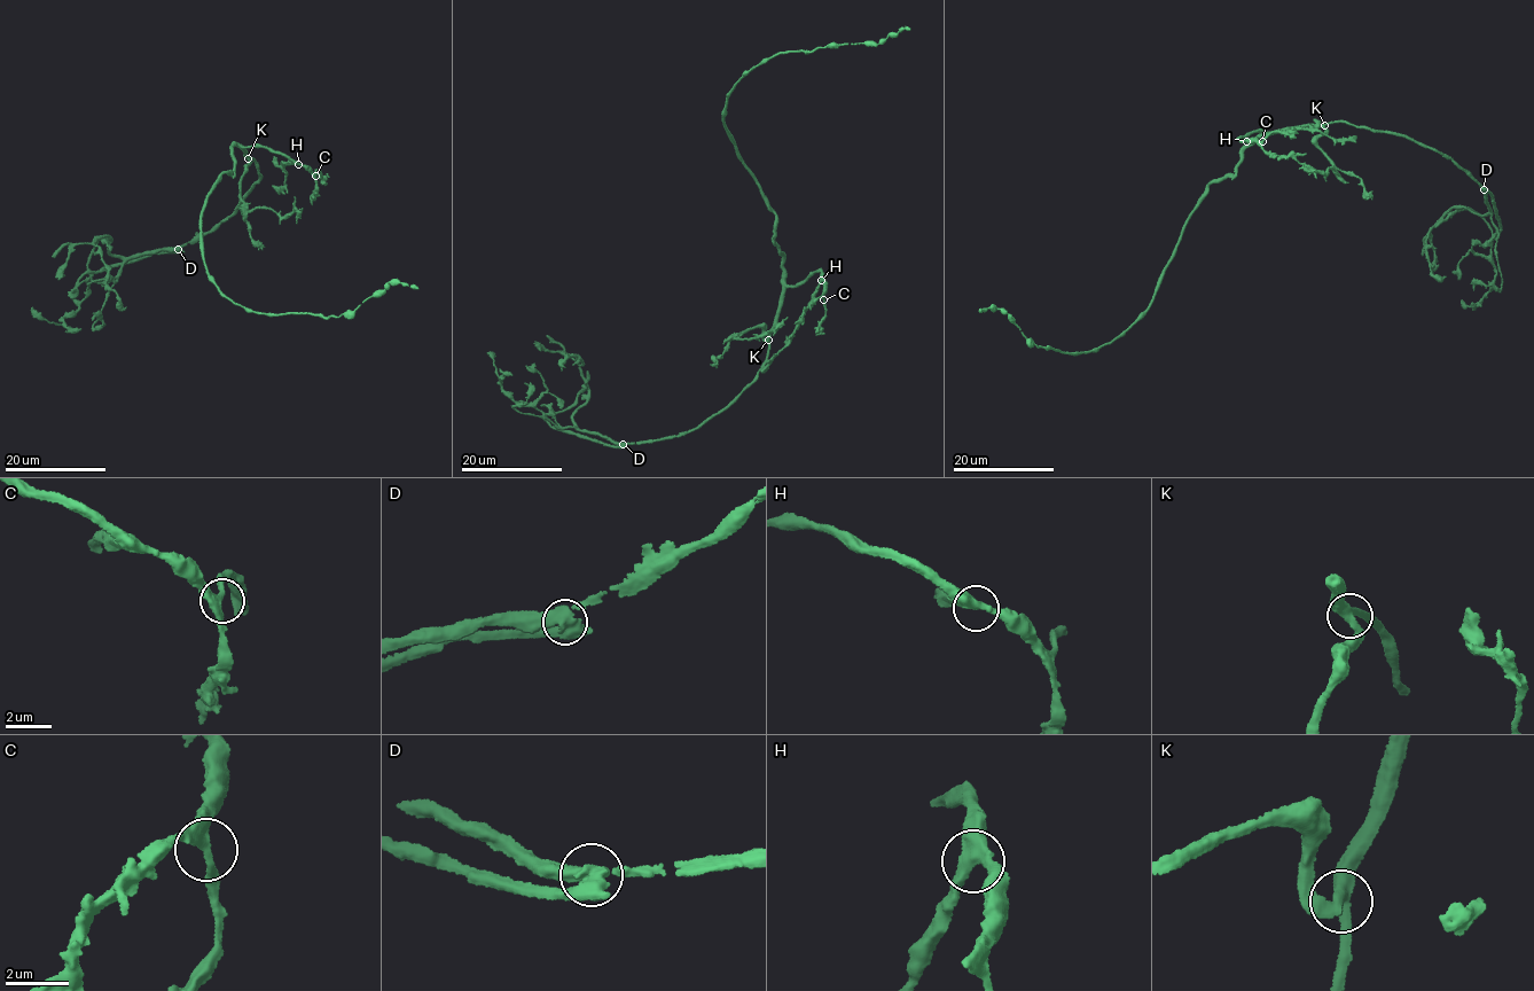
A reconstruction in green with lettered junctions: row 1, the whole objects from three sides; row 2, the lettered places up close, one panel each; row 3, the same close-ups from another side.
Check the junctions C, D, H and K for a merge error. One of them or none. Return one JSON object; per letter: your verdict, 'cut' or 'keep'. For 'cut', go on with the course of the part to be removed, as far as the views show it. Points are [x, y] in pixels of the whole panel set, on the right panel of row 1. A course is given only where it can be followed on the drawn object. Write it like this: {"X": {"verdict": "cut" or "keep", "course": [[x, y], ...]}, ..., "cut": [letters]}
{"C": {"verdict": "keep"}, "D": {"verdict": "cut", "course": [[1484, 189], [1493, 195], [1501, 224], [1491, 246], [1496, 275], [1481, 302], [1466, 306], [1461, 299]]}, "H": {"verdict": "keep"}, "K": {"verdict": "keep"}, "cut": ["D"]}

